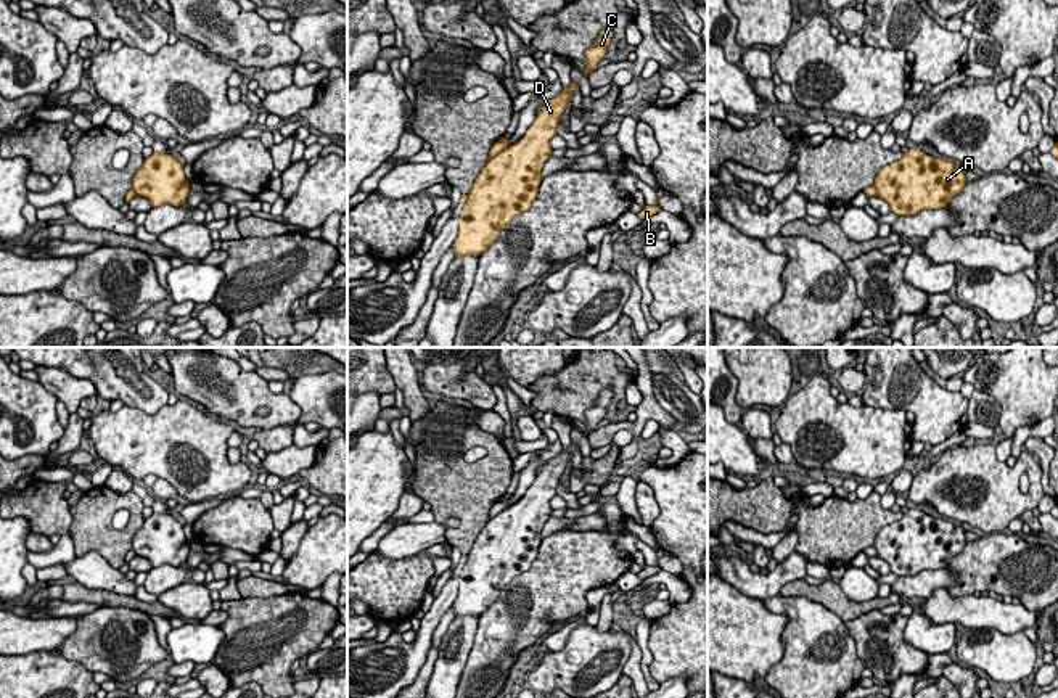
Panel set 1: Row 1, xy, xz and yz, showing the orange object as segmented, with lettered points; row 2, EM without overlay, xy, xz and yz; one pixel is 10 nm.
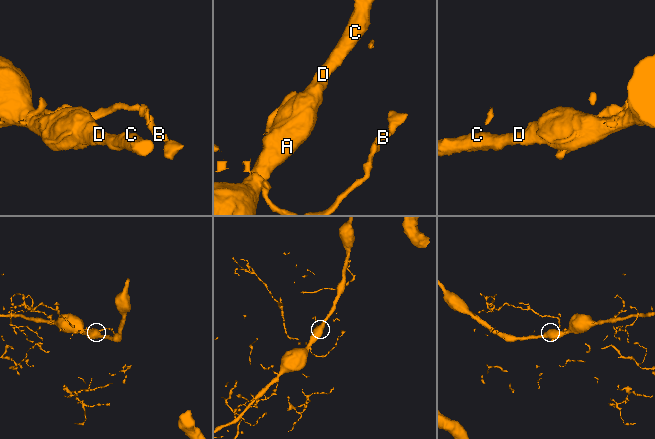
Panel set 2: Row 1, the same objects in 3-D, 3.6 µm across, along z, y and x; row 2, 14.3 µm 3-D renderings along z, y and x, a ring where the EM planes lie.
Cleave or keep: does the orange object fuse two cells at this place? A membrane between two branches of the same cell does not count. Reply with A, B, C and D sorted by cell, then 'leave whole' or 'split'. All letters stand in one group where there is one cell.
A C D / B | split

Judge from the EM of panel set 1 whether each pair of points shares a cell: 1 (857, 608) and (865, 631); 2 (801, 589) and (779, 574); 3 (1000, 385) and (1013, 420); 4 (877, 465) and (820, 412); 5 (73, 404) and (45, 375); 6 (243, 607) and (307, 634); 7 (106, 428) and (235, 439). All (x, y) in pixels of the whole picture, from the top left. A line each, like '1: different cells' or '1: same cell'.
1: different cells
2: different cells
3: same cell
4: same cell
5: same cell
6: same cell
7: different cells

